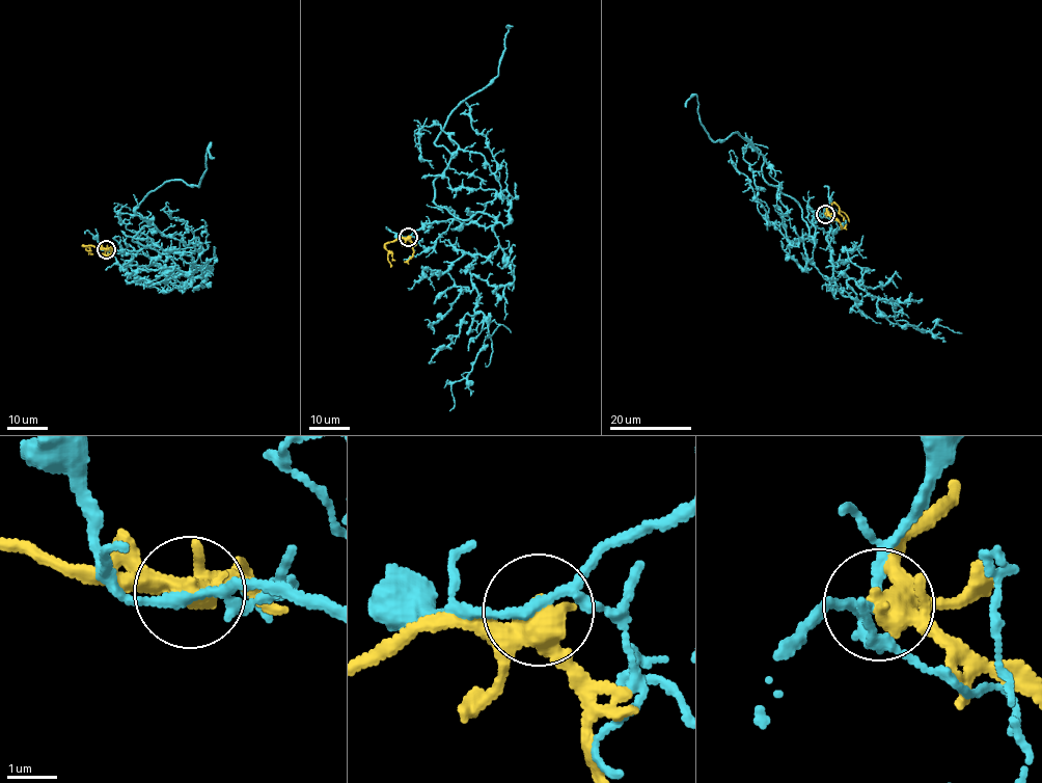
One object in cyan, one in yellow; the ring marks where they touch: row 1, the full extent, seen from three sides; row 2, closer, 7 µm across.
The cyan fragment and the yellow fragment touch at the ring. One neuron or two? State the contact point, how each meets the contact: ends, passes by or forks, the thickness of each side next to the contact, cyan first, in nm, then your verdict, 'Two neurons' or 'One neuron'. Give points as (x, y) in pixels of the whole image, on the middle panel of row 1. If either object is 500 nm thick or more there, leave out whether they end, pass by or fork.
Place: (408, 237). At the ring cyan forks. At the ring yellow forks. Thickness 150 nm (cyan) against 360 nm. Two neurons

